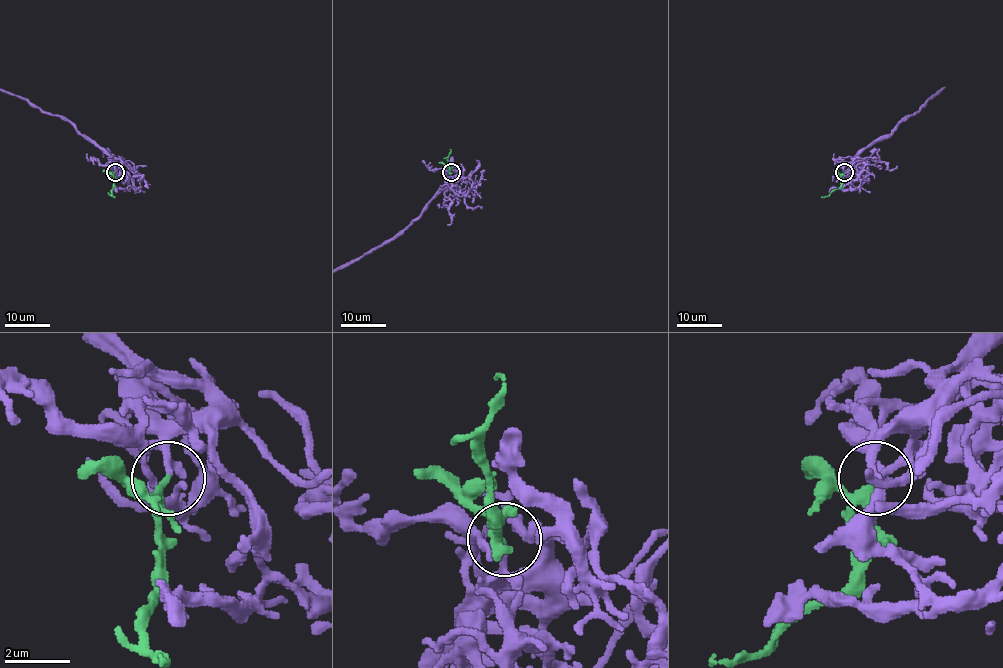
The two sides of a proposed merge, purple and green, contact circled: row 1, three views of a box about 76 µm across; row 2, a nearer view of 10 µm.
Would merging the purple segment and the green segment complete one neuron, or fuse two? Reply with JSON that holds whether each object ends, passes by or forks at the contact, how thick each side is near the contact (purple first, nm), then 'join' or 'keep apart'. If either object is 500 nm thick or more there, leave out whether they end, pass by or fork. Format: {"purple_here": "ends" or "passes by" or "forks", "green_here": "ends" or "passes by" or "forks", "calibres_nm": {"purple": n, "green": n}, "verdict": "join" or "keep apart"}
{"purple_here": "passes by", "green_here": "forks", "calibres_nm": {"purple": 130, "green": 160}, "verdict": "join"}

